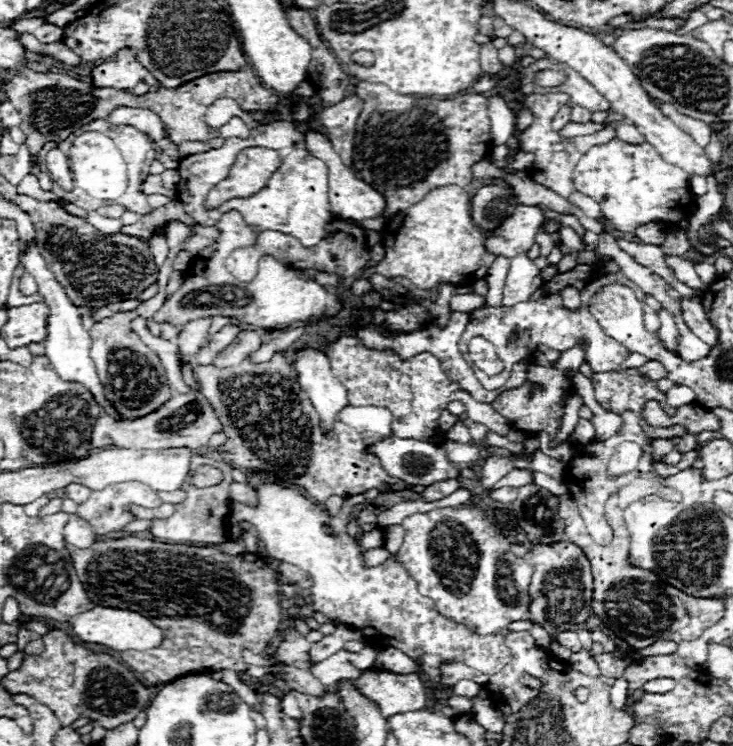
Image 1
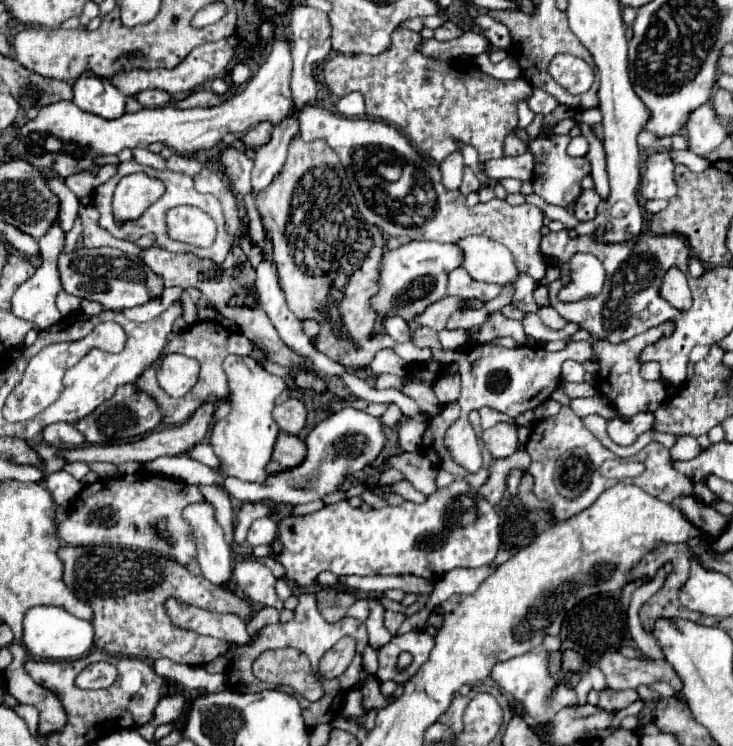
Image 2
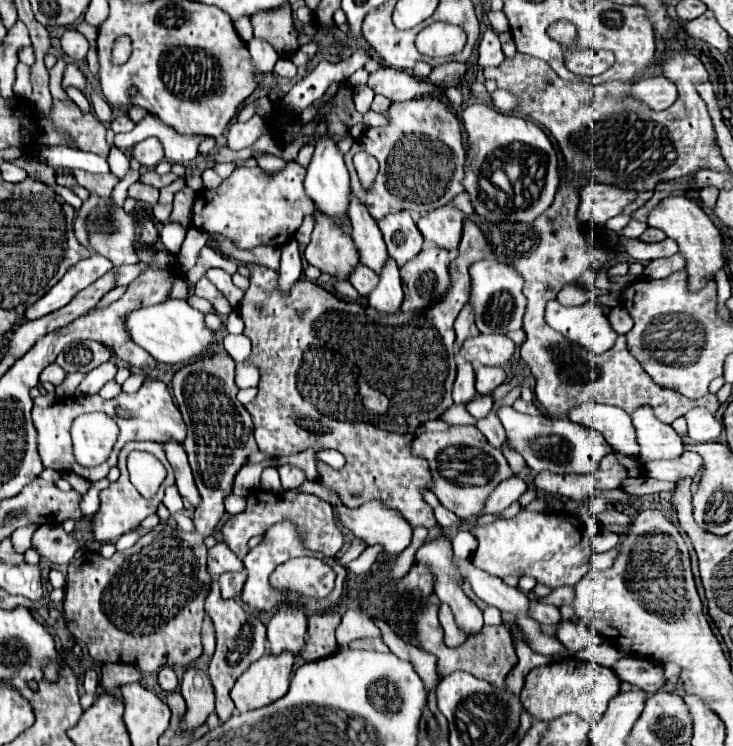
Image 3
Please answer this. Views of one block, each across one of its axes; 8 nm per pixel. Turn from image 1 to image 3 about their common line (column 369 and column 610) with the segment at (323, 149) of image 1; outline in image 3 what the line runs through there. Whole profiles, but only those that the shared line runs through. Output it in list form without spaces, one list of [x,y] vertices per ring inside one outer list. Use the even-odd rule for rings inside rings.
[[[590,182],[580,192],[578,218],[586,224],[604,224],[606,220],[620,216],[622,210],[630,206],[634,200],[636,200],[634,190]]]

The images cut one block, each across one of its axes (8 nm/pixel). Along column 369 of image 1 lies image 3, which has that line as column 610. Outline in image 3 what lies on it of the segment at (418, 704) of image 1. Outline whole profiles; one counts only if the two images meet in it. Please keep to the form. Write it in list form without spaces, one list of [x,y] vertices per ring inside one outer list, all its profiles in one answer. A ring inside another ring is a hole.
[[[570,660],[554,662],[550,666],[540,666],[526,676],[522,688],[522,704],[530,712],[532,720],[554,720],[564,714],[578,714],[590,724],[596,724],[606,712],[606,696],[616,696],[620,692],[620,680],[610,668],[594,662],[574,664]]]

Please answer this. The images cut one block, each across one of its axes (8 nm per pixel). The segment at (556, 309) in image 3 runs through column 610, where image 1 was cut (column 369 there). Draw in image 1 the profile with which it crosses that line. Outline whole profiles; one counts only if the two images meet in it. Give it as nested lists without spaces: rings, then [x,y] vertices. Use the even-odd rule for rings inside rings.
[[[453,312],[451,313],[450,320],[448,320],[448,324],[446,324],[446,328],[436,328],[436,325],[433,323],[433,325],[428,324],[428,326],[424,326],[422,330],[414,330],[414,332],[408,332],[408,334],[392,334],[392,332],[388,332],[388,330],[378,330],[376,326],[370,326],[370,328],[364,328],[364,330],[358,328],[358,330],[356,330],[356,338],[360,338],[360,340],[364,342],[364,346],[368,346],[368,348],[376,348],[376,350],[392,348],[400,358],[412,358],[412,356],[416,356],[416,354],[420,354],[420,352],[430,352],[430,354],[434,354],[434,356],[440,360],[440,364],[442,364],[442,368],[448,372],[448,376],[450,376],[454,382],[458,382],[464,390],[468,390],[474,400],[478,400],[478,402],[488,402],[488,404],[490,404],[498,394],[502,394],[502,392],[506,392],[506,390],[512,390],[512,388],[518,388],[518,386],[522,386],[522,384],[526,382],[526,372],[524,372],[524,370],[526,370],[526,362],[514,366],[514,370],[512,370],[508,382],[506,382],[502,388],[492,390],[492,392],[490,392],[490,390],[484,390],[484,388],[480,386],[478,378],[474,376],[474,370],[468,366],[468,362],[462,358],[462,354],[460,354],[460,350],[458,350],[458,340],[460,340],[460,334],[466,330],[468,320],[470,320],[469,313]]]

